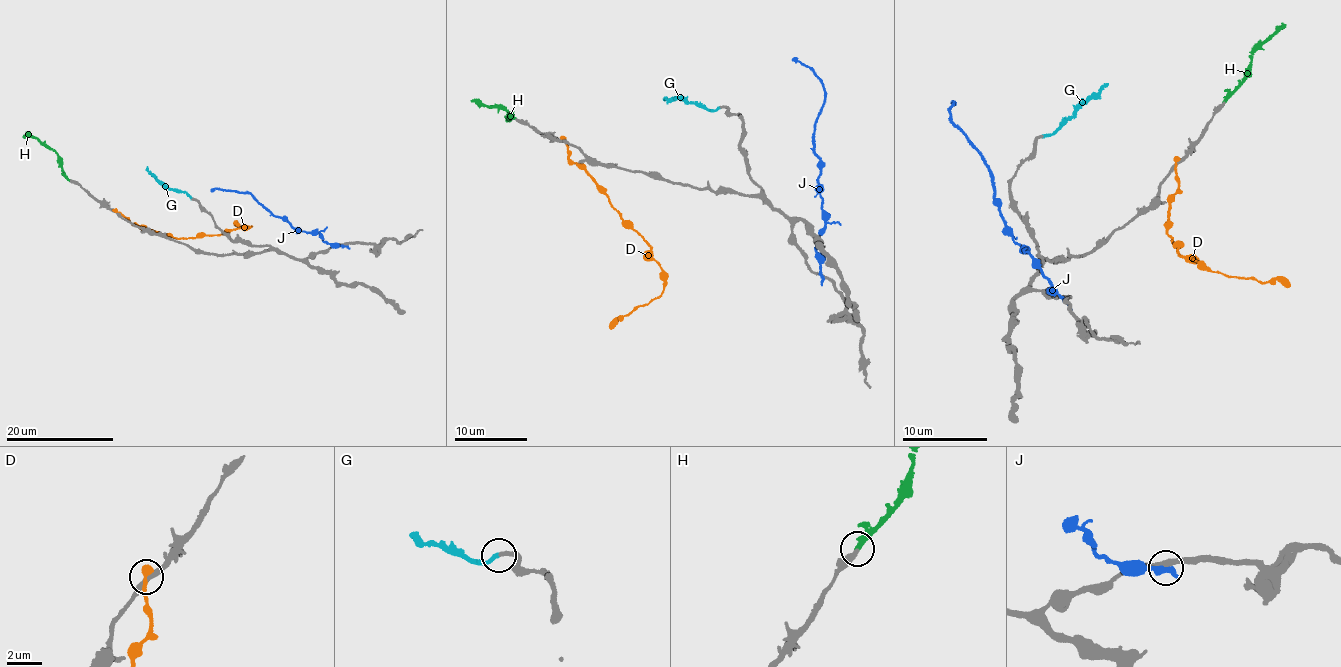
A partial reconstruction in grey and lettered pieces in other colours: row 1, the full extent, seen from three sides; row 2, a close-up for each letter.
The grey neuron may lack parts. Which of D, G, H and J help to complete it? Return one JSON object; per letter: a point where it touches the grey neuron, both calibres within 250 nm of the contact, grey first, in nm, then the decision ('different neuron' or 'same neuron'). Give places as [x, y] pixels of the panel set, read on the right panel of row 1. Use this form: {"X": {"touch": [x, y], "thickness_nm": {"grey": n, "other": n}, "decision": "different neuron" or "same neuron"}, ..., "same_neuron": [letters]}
{"D": {"touch": [1176, 162], "thickness_nm": {"grey": 320, "other": 420}, "decision": "different neuron"}, "G": {"touch": [1043, 135], "thickness_nm": {"grey": 240, "other": 280}, "decision": "same neuron"}, "H": {"touch": [1224, 102], "thickness_nm": {"grey": 320, "other": 320}, "decision": "same neuron"}, "J": {"touch": [1066, 301], "thickness_nm": {"grey": 260, "other": 280}, "decision": "different neuron"}, "same_neuron": ["G", "H"]}

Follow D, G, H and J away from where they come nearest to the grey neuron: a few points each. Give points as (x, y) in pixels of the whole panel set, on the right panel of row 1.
D: (1177, 161), (1177, 191), (1167, 196), (1165, 223), (1182, 258), (1216, 273), (1264, 283), (1278, 280), (1290, 286)
G: (1044, 136), (1074, 116), (1079, 107), (1108, 84)
H: (1224, 101), (1243, 79), (1260, 45), (1281, 28)
J: (1065, 301), (1051, 291), (1020, 244), (1013, 242), (995, 204), (988, 169), (955, 127), (954, 104)

